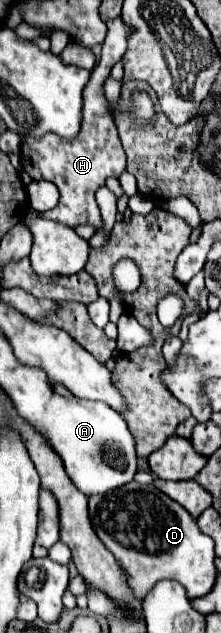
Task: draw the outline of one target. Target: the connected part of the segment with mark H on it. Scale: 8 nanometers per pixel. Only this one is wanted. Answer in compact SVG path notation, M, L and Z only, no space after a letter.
M122 19L108 21L108 35L102 45L102 57L98 65L92 69L92 77L88 85L84 87L84 107L82 107L82 125L78 135L68 141L58 137L56 133L46 133L40 139L24 137L20 145L20 163L24 171L30 177L52 181L60 189L60 201L54 209L42 213L42 217L60 221L64 225L76 227L76 225L92 225L94 233L104 231L104 223L100 217L100 209L96 205L94 193L98 187L104 185L108 177L120 177L120 173L126 169L126 153L120 145L118 131L114 125L114 117L108 109L108 101L104 97L104 81L110 75L110 69L114 63L118 63L126 51L128 41L128 27Z

